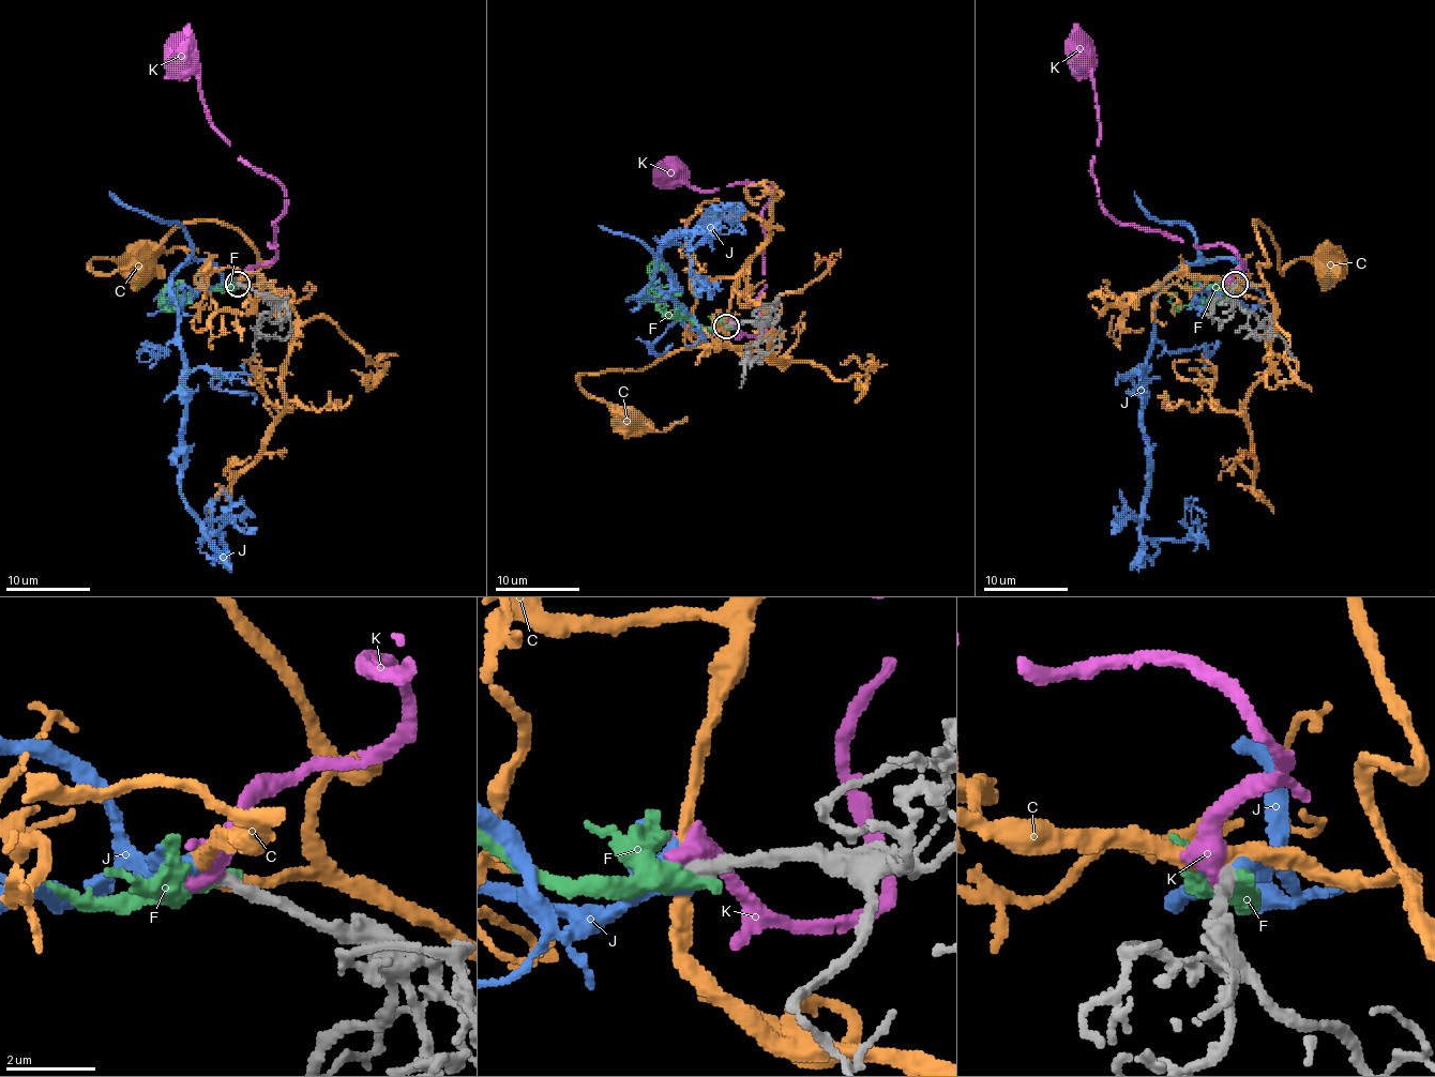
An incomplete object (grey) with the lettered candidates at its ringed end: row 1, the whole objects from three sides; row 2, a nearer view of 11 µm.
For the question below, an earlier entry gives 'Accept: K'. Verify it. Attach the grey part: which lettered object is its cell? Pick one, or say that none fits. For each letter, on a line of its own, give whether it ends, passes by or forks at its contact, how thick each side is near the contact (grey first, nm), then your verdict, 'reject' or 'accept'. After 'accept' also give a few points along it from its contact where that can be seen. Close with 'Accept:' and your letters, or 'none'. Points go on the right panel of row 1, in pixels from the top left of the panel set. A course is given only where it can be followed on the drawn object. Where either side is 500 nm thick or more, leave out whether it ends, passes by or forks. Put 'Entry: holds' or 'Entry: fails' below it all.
C: it passes by | 360/360 nm | reject
F: it ends | 400/440 nm | reject
J: it passes by | 360/380 nm | accept | via (1235, 284), (1232, 259), (1182, 263), (1153, 307), (1145, 366), (1141, 534), (1182, 541), (1184, 511), (1206, 517)
K: it passes by | 360/400 nm | reject
Accept: J
Entry: fails

